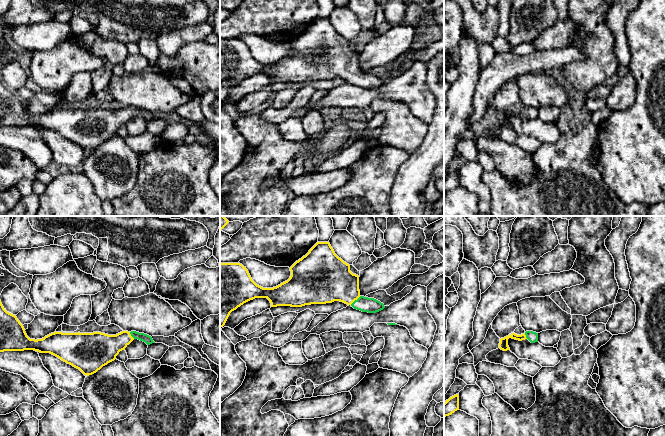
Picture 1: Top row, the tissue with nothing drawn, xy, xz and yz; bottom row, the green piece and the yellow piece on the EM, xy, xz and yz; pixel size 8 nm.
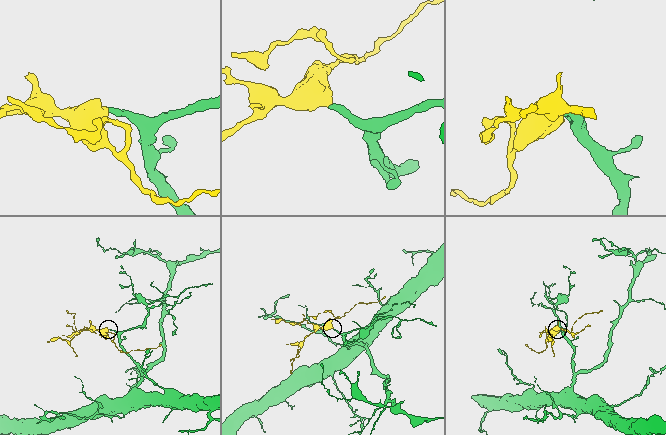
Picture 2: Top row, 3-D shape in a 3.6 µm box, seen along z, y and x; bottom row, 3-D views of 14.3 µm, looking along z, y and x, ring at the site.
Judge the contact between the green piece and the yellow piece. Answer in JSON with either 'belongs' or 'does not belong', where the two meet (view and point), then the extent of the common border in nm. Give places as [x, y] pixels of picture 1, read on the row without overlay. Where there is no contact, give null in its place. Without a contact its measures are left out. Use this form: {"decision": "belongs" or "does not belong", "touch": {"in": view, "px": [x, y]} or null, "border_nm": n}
{"decision": "belongs", "touch": {"in": "xz", "px": [355, 76]}, "border_nm": 110}

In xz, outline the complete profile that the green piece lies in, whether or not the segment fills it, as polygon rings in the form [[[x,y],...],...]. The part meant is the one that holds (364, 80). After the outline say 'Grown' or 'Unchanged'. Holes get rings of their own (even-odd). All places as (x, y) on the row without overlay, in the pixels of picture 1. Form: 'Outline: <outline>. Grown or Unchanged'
Outline: [[[317,18],[305,32],[290,43],[290,47],[291,52],[287,57],[273,64],[263,64],[252,56],[242,40],[220,39],[220,103],[225,101],[232,87],[255,74],[267,74],[271,83],[302,83],[340,77],[368,89],[376,89],[385,84],[380,77],[360,71],[359,52],[353,50],[350,41],[335,30],[329,18]]]. Grown

